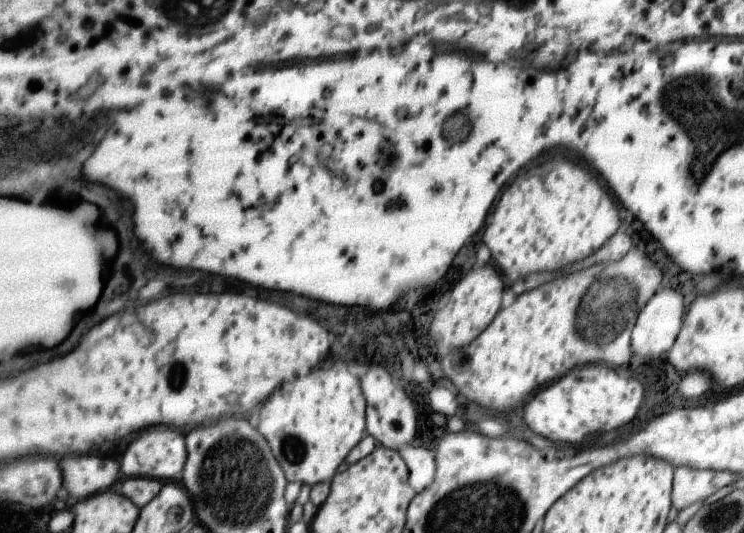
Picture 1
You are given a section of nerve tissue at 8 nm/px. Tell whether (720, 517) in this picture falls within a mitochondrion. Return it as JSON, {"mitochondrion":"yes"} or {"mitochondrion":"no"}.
{"mitochondrion":"yes"}

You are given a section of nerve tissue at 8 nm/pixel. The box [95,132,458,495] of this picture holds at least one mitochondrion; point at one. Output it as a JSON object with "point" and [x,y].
{"point":[294,450]}

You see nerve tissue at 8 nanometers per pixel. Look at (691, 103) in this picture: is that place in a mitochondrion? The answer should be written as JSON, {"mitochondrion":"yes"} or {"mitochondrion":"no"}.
{"mitochondrion":"yes"}

